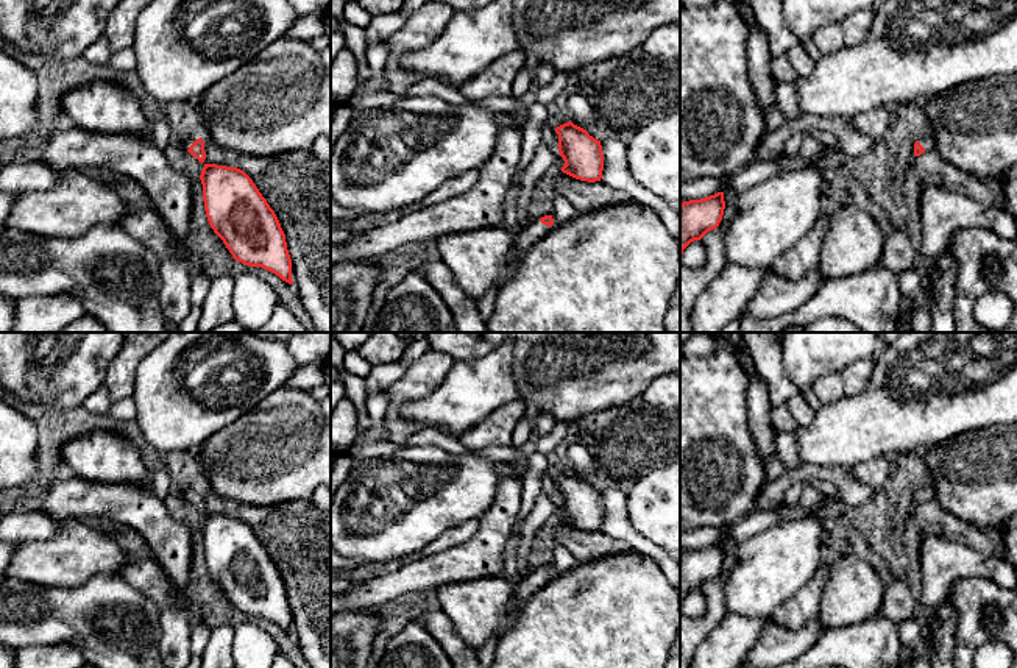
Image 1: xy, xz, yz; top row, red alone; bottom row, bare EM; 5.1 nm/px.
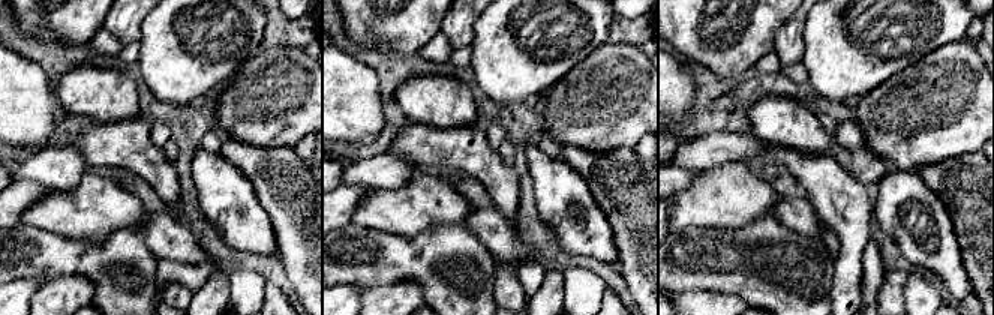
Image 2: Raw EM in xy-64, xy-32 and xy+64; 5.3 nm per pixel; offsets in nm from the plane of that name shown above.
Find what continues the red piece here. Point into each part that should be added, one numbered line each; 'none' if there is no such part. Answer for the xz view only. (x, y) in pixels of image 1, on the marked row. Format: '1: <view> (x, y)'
1: xz (527, 238)

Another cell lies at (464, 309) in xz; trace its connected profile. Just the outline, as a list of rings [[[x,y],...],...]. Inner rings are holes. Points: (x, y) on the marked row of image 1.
[[[440,259],[424,262],[421,273],[449,307],[455,332],[487,332],[487,323],[479,312],[477,301],[463,292]]]

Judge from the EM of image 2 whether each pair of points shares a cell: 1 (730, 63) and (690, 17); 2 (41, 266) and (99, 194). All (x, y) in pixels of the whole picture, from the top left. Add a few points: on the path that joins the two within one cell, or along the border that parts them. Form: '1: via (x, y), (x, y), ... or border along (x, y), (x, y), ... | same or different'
1: via (715, 53), (700, 45), (694, 32) | same
2: border along (30, 227), (99, 245) | different

